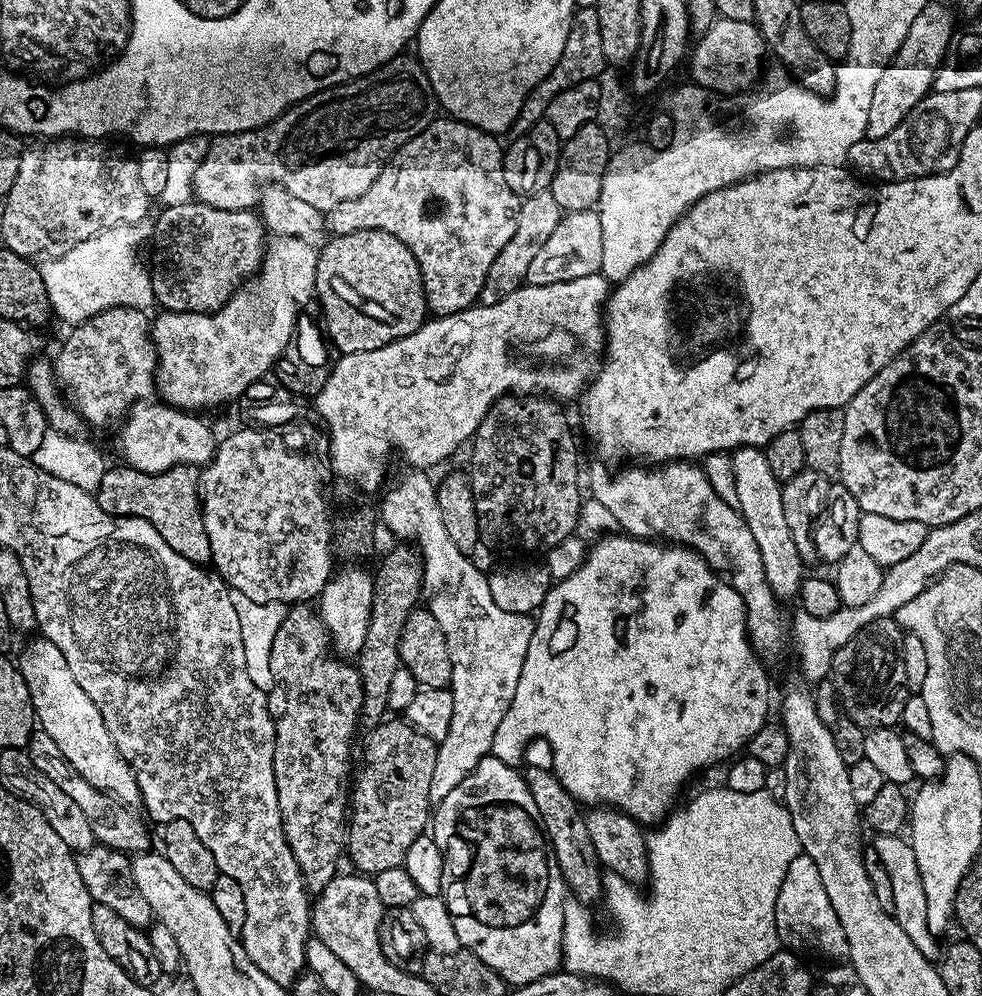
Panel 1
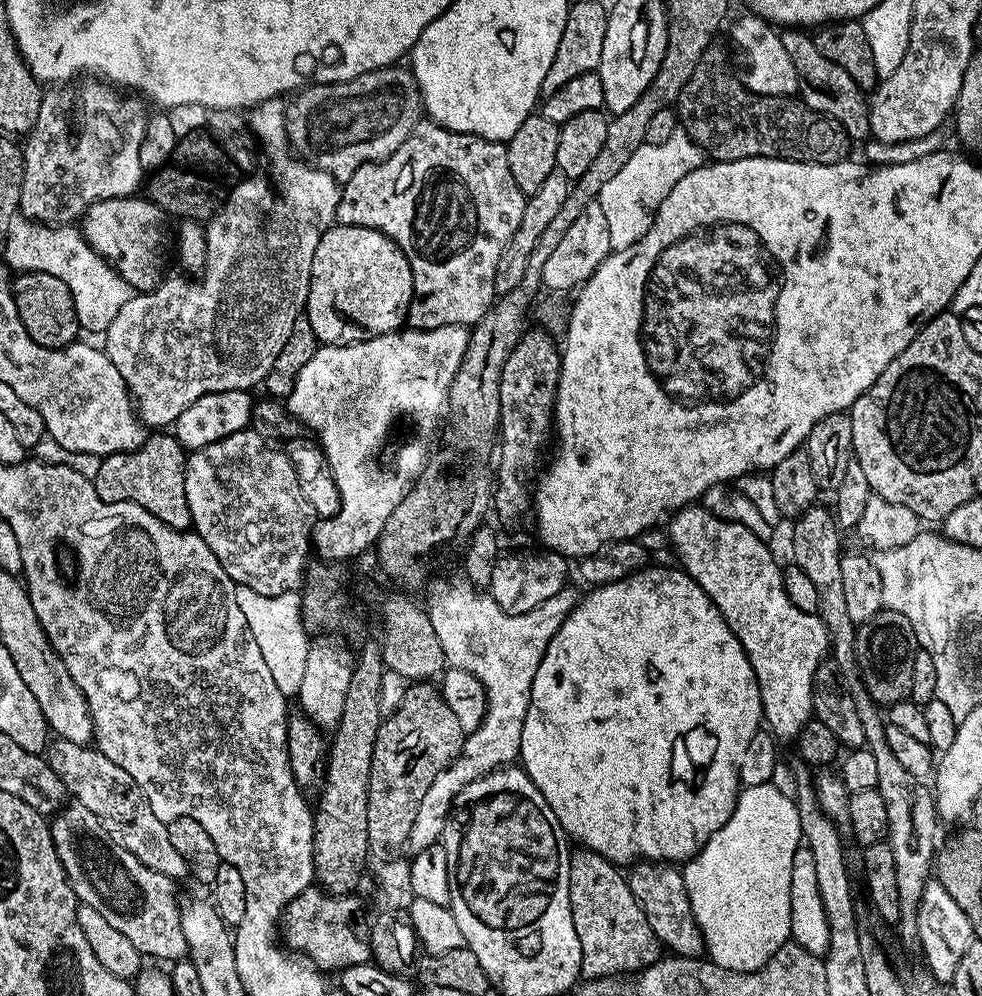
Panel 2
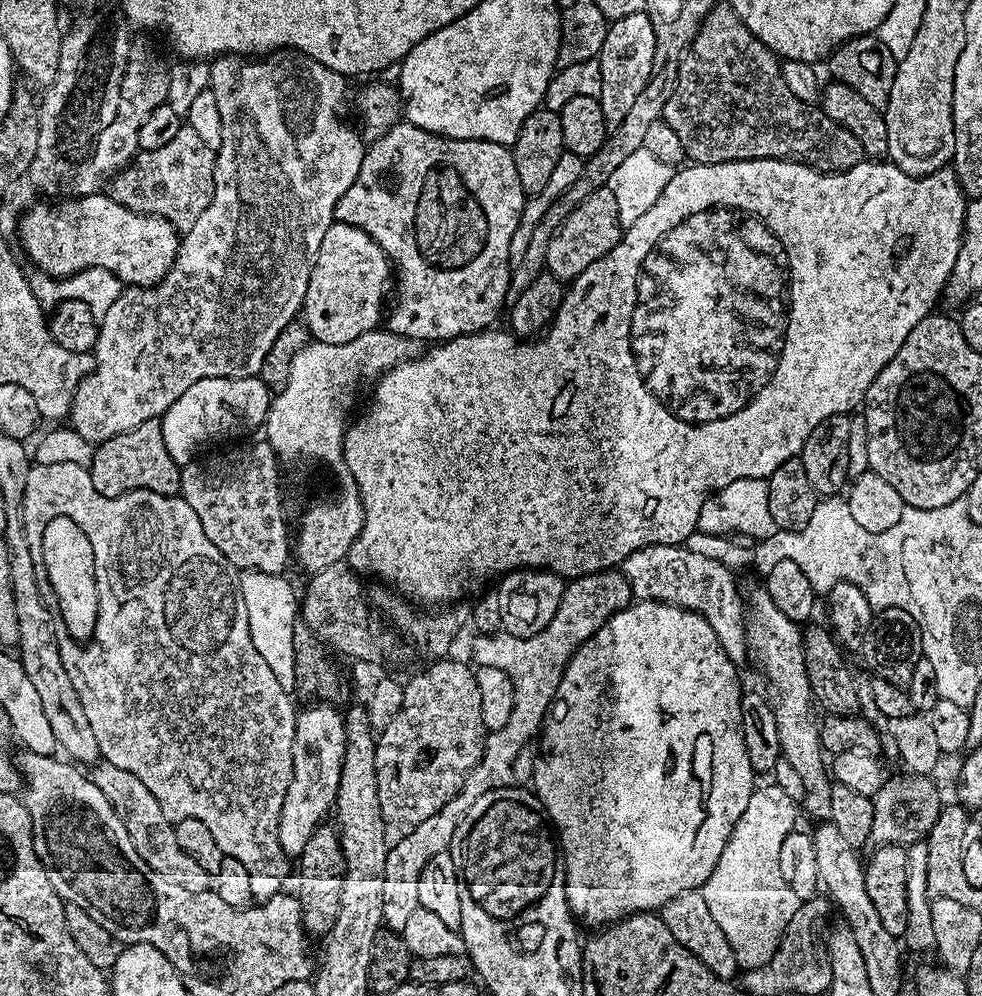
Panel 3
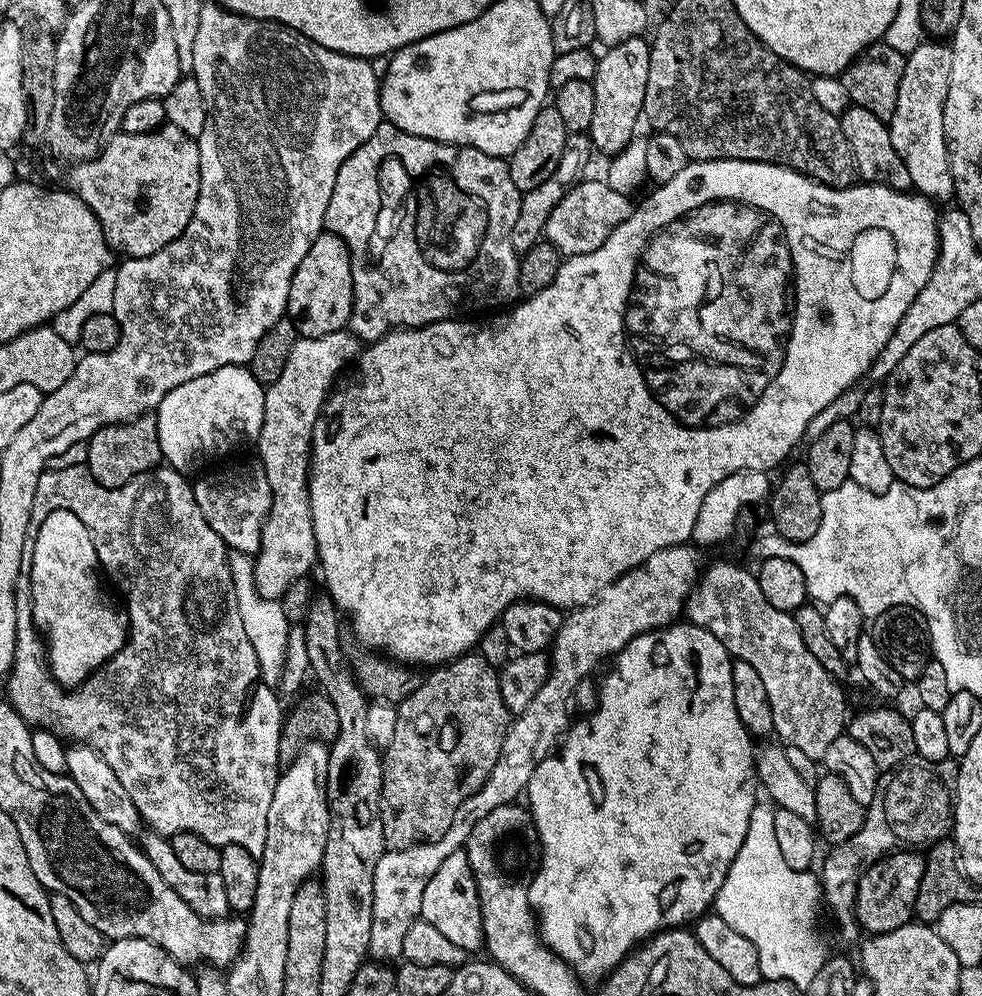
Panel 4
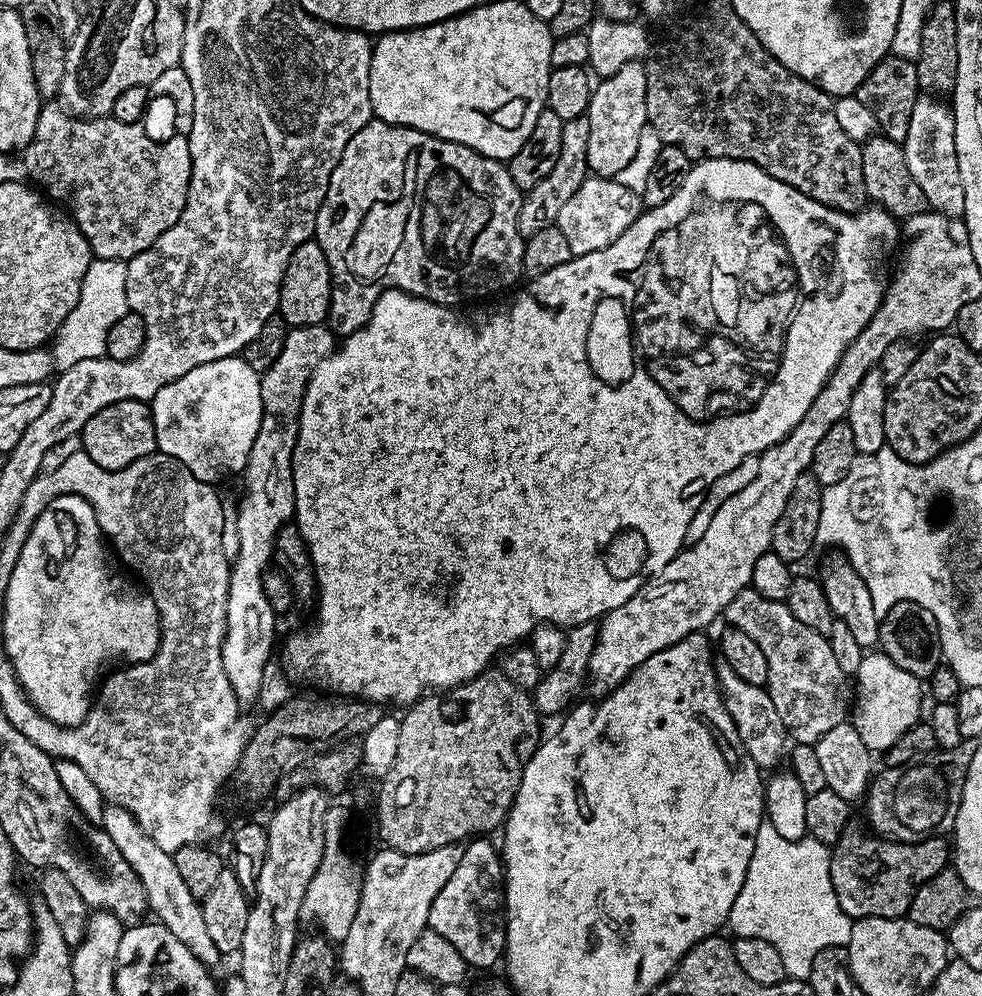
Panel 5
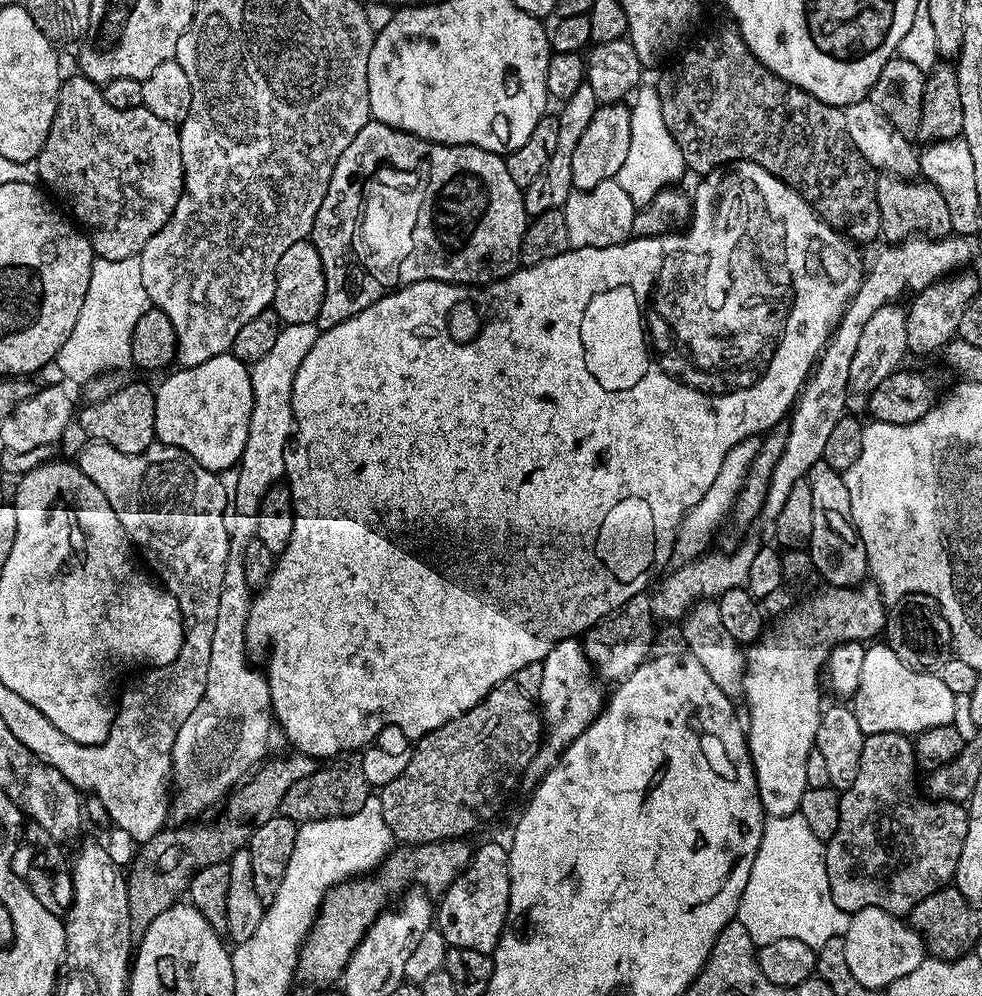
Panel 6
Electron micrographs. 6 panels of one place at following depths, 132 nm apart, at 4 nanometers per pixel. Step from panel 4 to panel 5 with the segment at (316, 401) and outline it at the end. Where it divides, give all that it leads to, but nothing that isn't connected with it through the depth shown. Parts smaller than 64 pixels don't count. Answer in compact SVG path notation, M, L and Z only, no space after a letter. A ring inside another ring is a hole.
M327 323L311 324L310 326L289 327L286 334L286 346L282 346L282 354L278 354L274 366L266 370L260 377L262 386L262 426L258 430L258 438L254 438L254 446L248 455L248 465L244 467L244 497L238 501L237 520L239 549L238 556L230 562L228 570L227 602L226 602L226 632L222 644L223 669L230 679L230 684L241 703L248 704L257 701L259 690L264 685L264 675L268 664L236 664L236 580L262 580L265 572L272 564L272 546L278 530L283 524L293 519L296 510L294 498L294 478L292 477L292 455L298 438L302 398L306 394L306 386L310 382L310 374L337 347L338 340Z

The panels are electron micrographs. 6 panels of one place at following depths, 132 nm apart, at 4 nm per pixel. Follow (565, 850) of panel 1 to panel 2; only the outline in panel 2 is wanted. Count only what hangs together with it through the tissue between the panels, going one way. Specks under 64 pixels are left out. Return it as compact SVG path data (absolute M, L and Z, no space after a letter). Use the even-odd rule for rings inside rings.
M583 846L577 849L570 855L570 910L582 946L583 979L631 974L659 960L662 945L650 930L650 922L646 922L646 914L642 914L625 873L602 854Z

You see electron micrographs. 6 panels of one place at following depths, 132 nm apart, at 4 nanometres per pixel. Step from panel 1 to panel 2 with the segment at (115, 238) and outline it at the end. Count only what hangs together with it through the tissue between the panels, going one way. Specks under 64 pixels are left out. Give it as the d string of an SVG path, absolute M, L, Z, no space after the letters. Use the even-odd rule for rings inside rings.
M17 218L10 226L6 246L2 250L3 263L13 273L41 272L62 278L74 298L81 329L85 333L107 332L110 322L118 318L118 312L134 293L132 287L118 275L104 257L88 245L83 231L76 226L53 226L27 218Z

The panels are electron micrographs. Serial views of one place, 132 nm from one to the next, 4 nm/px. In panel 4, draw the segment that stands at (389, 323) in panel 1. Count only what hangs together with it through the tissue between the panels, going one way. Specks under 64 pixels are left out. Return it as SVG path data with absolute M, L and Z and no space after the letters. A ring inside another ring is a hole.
M322 231L306 250L306 258L298 262L294 278L290 282L287 319L294 322L297 337L322 338L347 329L352 313L352 259L346 242L330 231Z

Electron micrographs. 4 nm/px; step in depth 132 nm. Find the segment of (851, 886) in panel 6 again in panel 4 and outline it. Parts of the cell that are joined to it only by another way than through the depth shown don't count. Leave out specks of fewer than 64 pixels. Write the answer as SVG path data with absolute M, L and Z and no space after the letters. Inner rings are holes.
M897 850L876 861L867 868L858 881L856 890L856 923L865 933L875 934L888 930L898 930L898 926L913 923L915 910L915 896L918 894L919 883L922 882L925 857L916 850Z

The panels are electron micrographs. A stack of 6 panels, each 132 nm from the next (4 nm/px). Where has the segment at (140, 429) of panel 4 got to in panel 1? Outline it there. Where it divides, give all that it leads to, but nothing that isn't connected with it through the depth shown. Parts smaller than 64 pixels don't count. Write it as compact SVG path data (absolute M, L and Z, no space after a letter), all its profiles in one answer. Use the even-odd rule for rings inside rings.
M175 464L165 472L146 474L137 468L119 467L109 467L102 474L102 482L94 493L98 506L102 506L102 510L106 510L106 514L114 517L137 516L150 522L150 526L154 526L154 530L158 530L158 534L162 534L162 538L166 538L166 546L170 546L170 550L182 554L182 558L186 558L190 562L201 566L207 565L211 561L212 555L210 554L210 538L206 538L206 526L204 525L200 490L201 469L194 464Z

